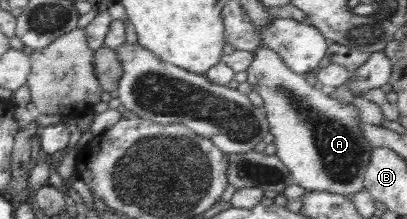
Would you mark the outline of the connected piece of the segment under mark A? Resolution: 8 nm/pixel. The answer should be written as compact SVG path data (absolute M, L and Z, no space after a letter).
M258 46L254 60L248 66L246 73L247 82L264 101L262 107L264 107L270 125L269 131L274 135L275 154L284 163L285 169L290 170L296 184L306 190L328 191L343 196L349 196L365 189L364 176L372 147L360 131L358 107L354 107L350 102L346 105L346 96L344 100L333 99L322 92L321 86L310 85L305 75L290 70L280 55L266 46Z

